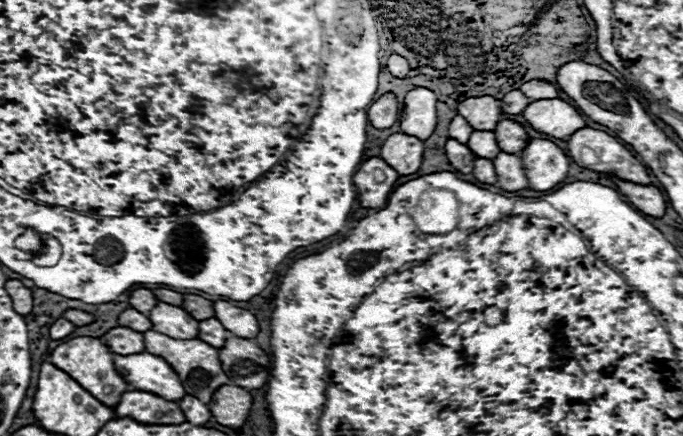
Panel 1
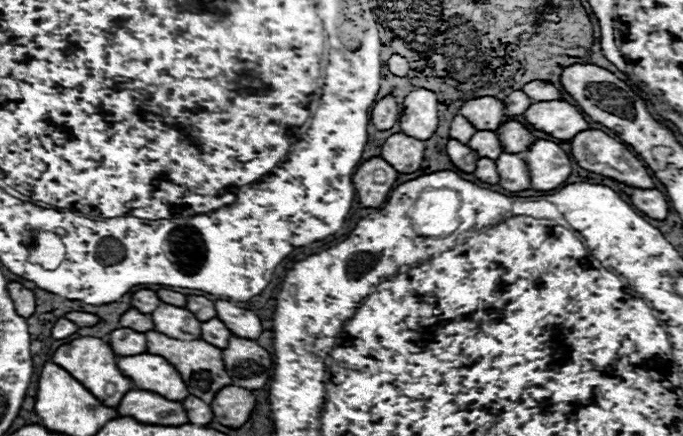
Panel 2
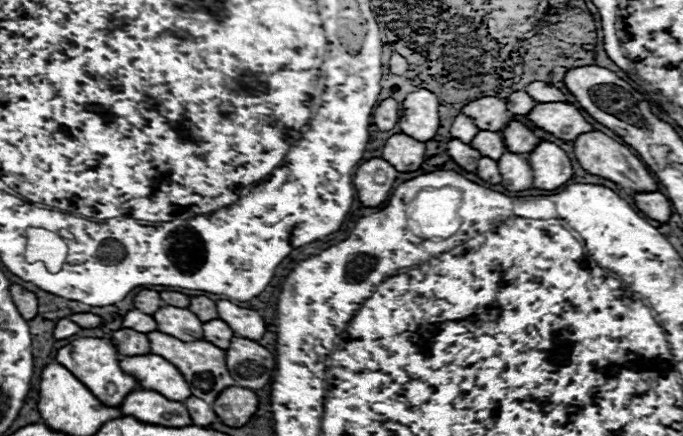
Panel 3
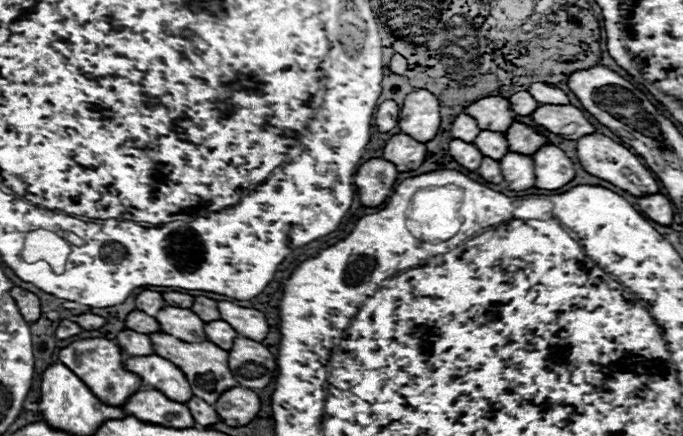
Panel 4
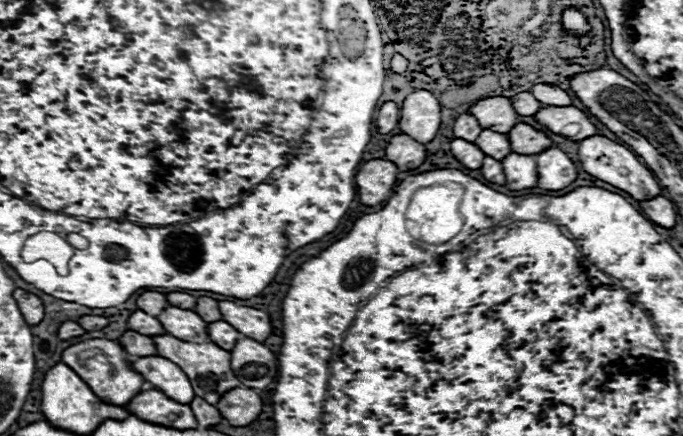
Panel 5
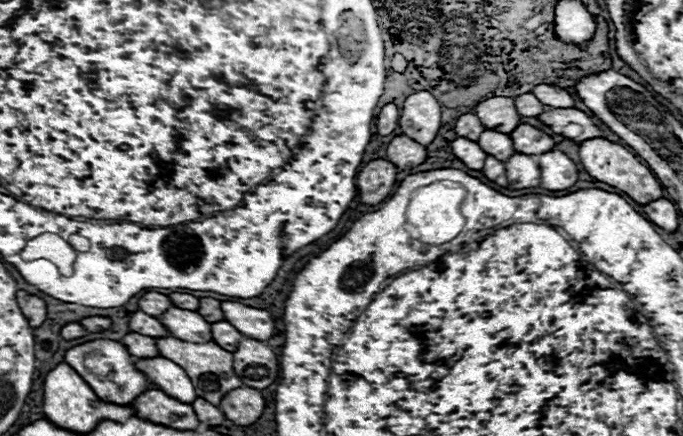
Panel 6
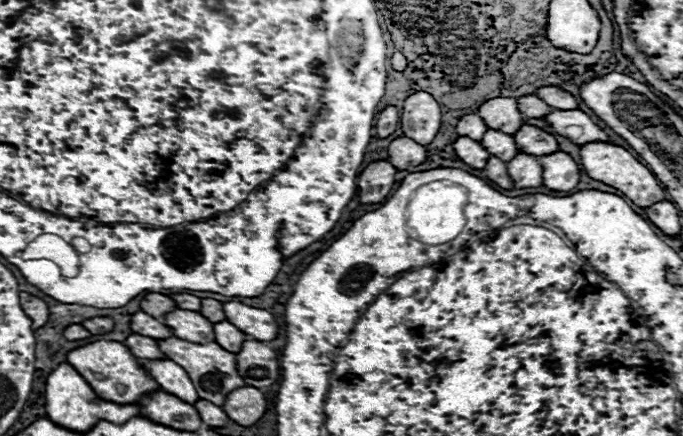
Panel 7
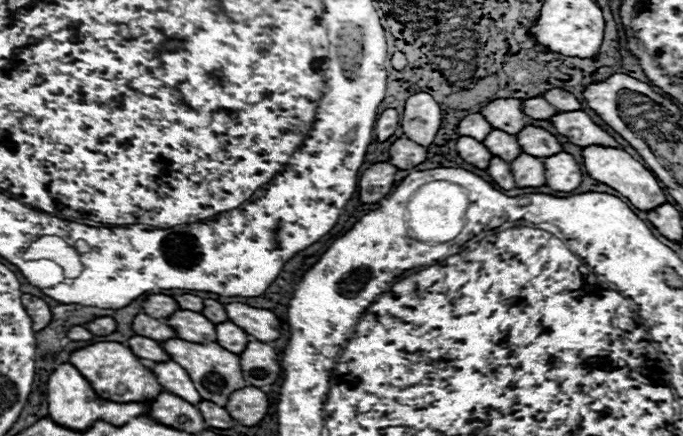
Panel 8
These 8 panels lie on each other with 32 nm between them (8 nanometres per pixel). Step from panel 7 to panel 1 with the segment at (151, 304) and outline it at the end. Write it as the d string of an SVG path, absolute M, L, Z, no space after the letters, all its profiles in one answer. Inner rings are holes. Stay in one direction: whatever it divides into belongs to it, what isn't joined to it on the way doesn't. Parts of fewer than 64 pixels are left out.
M140 288L140 290L134 290L130 294L130 306L136 308L138 312L142 312L142 314L148 314L154 308L154 304L158 304L158 300L156 300L152 290Z

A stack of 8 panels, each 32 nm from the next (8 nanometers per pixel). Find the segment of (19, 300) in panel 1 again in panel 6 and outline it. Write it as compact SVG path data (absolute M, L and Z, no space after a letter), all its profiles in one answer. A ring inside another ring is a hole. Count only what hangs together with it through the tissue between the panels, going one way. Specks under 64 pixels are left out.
M18 290L18 304L22 304L22 312L26 312L26 318L30 320L32 328L38 328L46 320L46 304L38 296L32 296L24 290Z

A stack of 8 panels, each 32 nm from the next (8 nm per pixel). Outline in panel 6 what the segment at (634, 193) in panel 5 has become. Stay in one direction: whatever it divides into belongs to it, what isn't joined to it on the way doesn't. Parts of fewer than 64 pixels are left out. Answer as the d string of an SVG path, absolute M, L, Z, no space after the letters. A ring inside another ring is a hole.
M594 138L588 142L580 144L580 162L584 166L584 170L600 182L606 182L618 190L622 190L626 196L630 196L636 204L650 204L652 200L658 200L664 196L664 190L658 182L658 178L636 160L634 154L630 154L624 146L614 144L610 140L602 140L602 138Z

